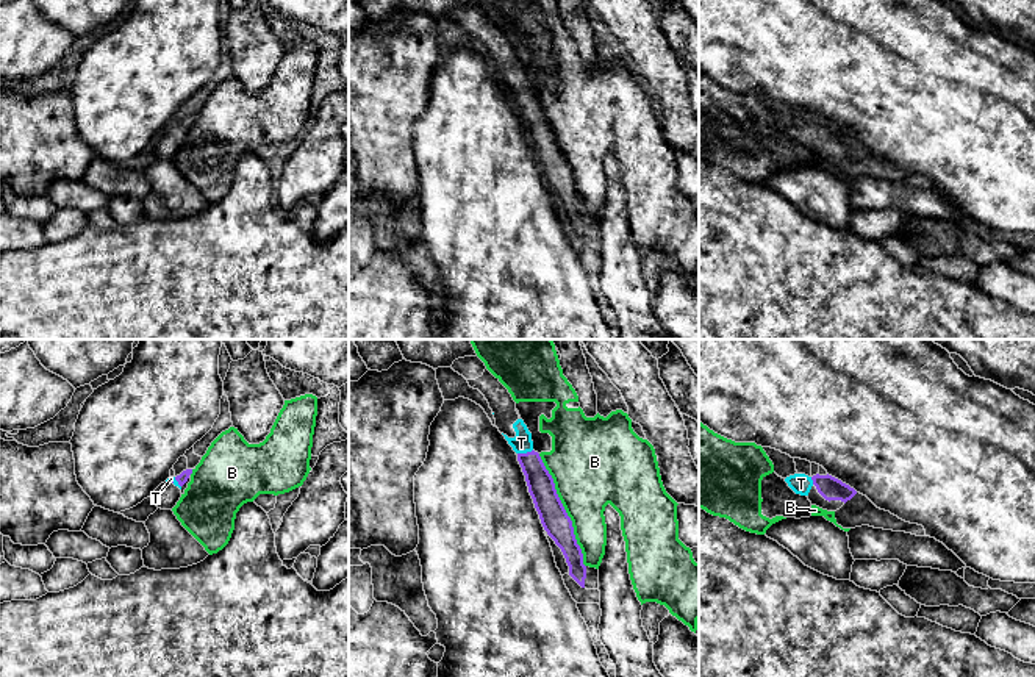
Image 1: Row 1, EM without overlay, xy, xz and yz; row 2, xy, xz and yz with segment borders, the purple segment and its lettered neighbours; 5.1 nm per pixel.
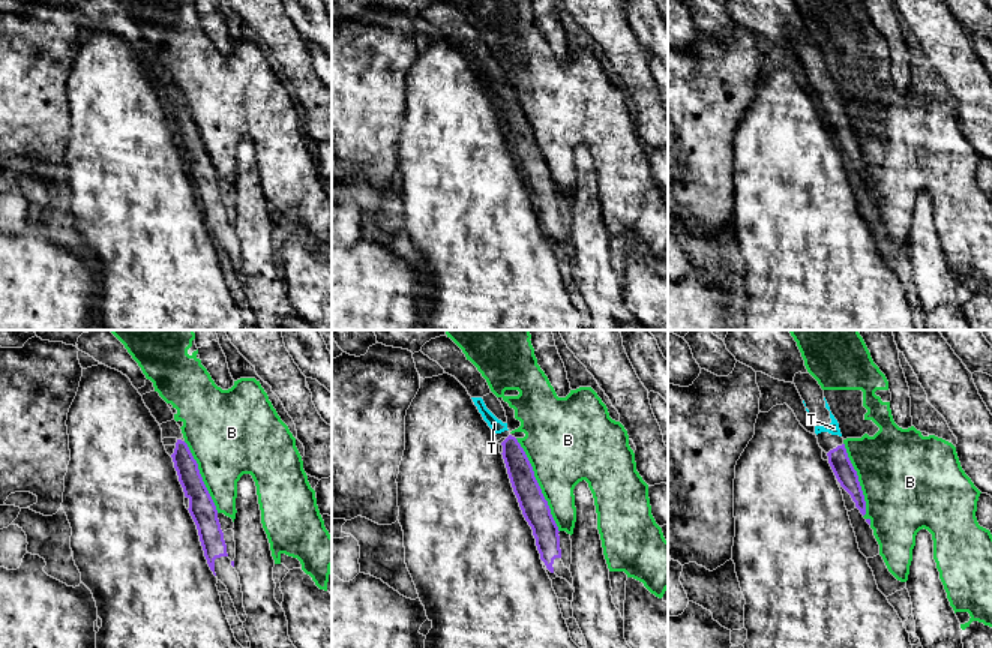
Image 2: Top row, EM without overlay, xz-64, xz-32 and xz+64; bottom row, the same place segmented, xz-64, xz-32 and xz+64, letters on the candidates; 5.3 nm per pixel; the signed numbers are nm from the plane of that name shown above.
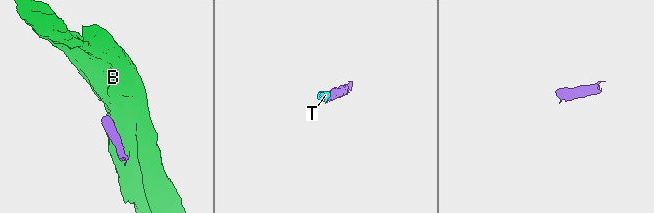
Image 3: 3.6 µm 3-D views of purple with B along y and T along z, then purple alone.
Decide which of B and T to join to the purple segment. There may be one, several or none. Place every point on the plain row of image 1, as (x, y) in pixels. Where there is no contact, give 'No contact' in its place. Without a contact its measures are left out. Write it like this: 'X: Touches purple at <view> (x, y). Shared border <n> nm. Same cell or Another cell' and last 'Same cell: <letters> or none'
B: Touches purple at xz (565, 160). Shared border 650 nm. Another cell
T: Touches purple at xz (524, 103). Shared border 80 nm. Same cell
Same cell: T

